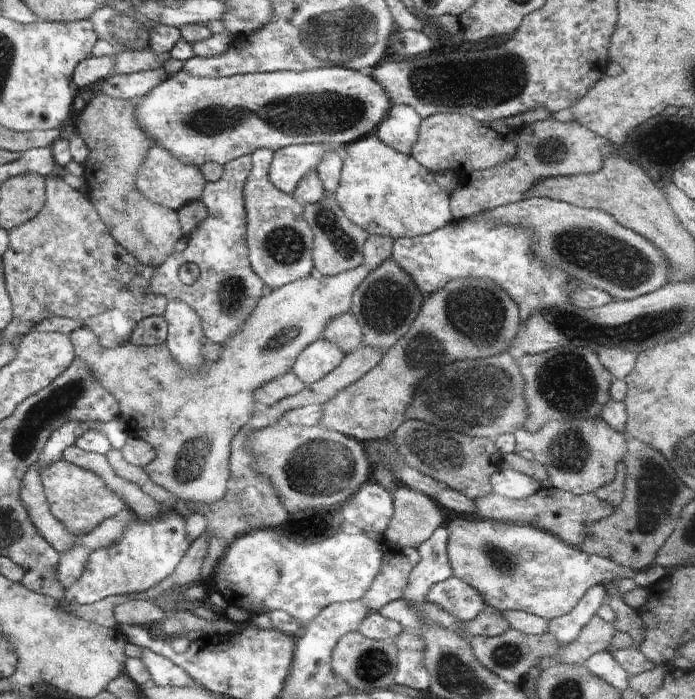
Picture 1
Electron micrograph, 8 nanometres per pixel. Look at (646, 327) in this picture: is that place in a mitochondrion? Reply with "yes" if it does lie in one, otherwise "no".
yes

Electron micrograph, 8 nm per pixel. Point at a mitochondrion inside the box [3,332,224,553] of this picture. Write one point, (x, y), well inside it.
(39, 416)

